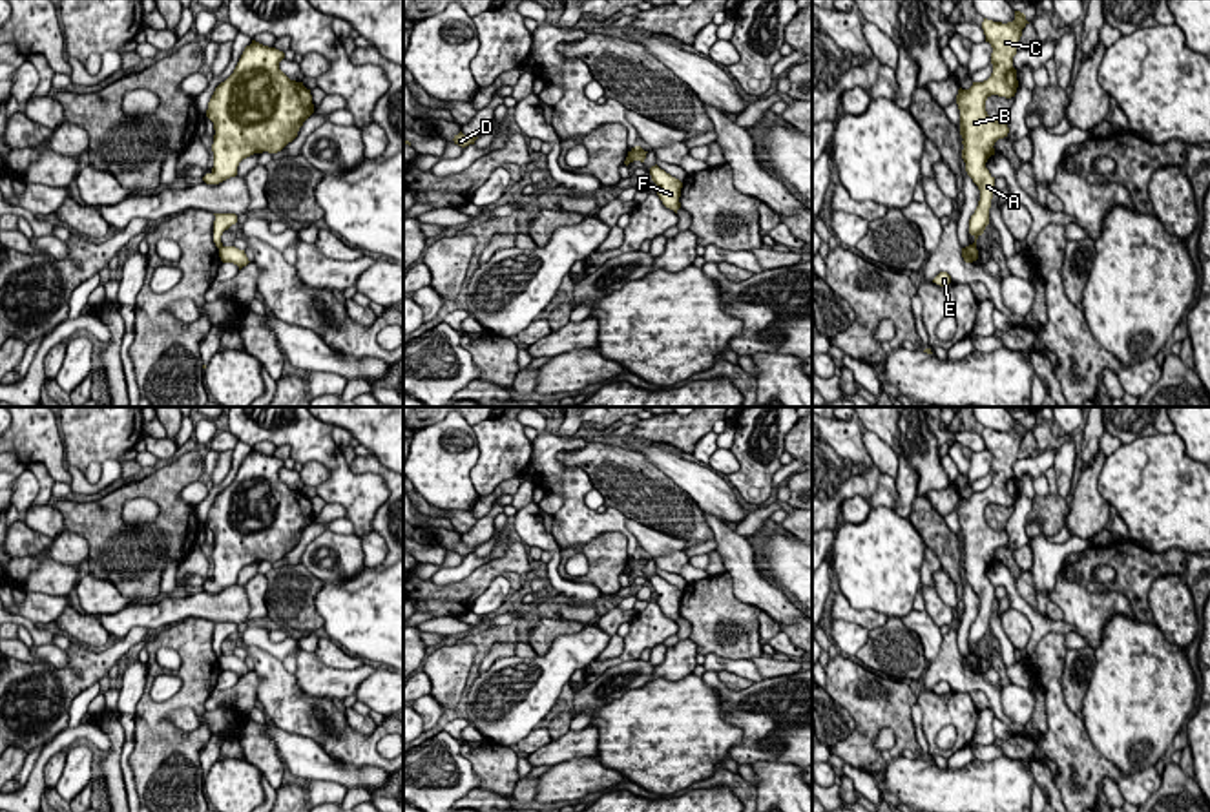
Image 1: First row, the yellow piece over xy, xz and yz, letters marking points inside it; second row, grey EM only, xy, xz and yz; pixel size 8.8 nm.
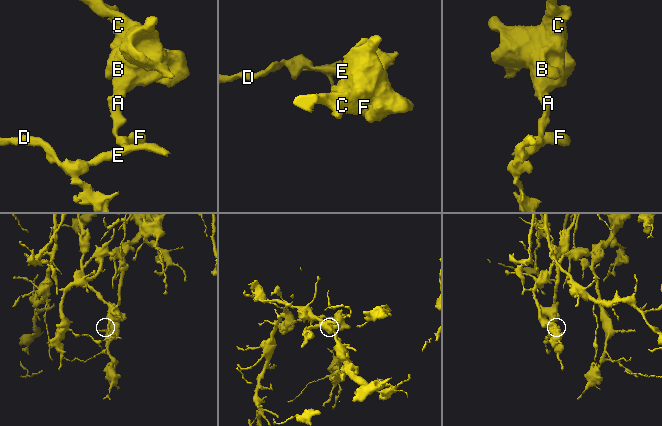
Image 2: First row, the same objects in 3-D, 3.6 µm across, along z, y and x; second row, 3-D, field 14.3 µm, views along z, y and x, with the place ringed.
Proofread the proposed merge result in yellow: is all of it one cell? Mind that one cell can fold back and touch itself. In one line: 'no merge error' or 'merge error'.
merge error

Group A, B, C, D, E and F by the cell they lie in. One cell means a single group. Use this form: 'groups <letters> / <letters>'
groups A B C / D E F

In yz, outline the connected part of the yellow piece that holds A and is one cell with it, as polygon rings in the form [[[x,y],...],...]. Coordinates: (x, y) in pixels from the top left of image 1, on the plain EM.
[[[1015,420],[1015,429],[1002,432],[984,427],[982,438],[986,451],[991,453],[993,482],[984,491],[973,491],[969,498],[958,498],[956,513],[960,518],[960,544],[962,544],[962,567],[965,580],[980,599],[980,609],[969,628],[969,642],[976,648],[989,633],[989,617],[995,600],[995,586],[986,577],[986,571],[995,564],[995,551],[1007,546],[1009,536],[1006,529],[993,529],[986,520],[986,509],[991,504],[1011,507],[1017,502],[1018,489],[1013,476],[1013,465],[1022,445],[1022,438],[1029,431],[1026,423]]]

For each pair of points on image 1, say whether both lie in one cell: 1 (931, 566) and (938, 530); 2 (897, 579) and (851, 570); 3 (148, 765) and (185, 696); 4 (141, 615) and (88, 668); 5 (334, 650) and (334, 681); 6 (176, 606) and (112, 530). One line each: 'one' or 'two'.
1: two
2: one
3: one
4: two
5: two
6: two

